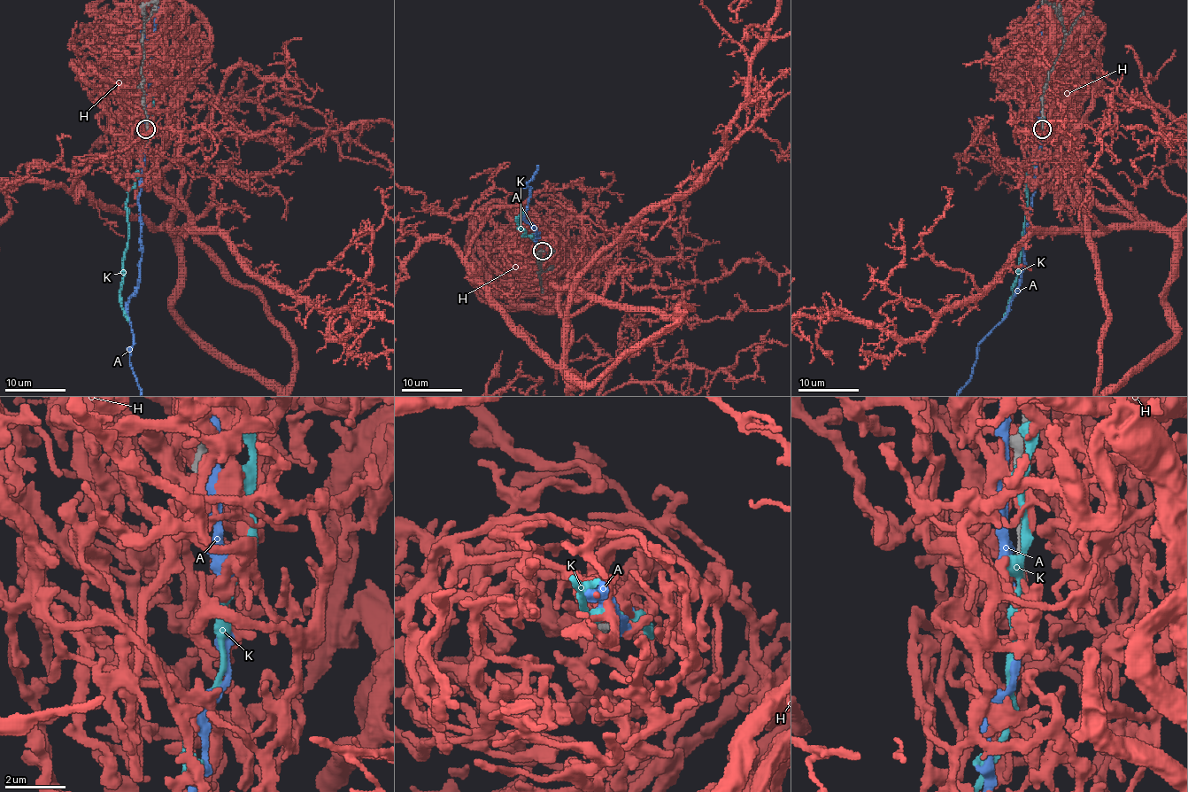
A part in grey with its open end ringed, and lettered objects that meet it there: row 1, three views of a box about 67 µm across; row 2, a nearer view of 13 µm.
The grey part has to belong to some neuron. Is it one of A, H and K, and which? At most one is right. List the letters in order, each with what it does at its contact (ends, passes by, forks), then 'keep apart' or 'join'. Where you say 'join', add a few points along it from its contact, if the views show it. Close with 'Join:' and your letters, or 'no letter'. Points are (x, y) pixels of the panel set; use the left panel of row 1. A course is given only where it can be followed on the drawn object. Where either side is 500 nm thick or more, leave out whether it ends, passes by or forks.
A: it passes by; keep apart
H: it forks; keep apart
K: it passes by; keep apart
Join: no letter

